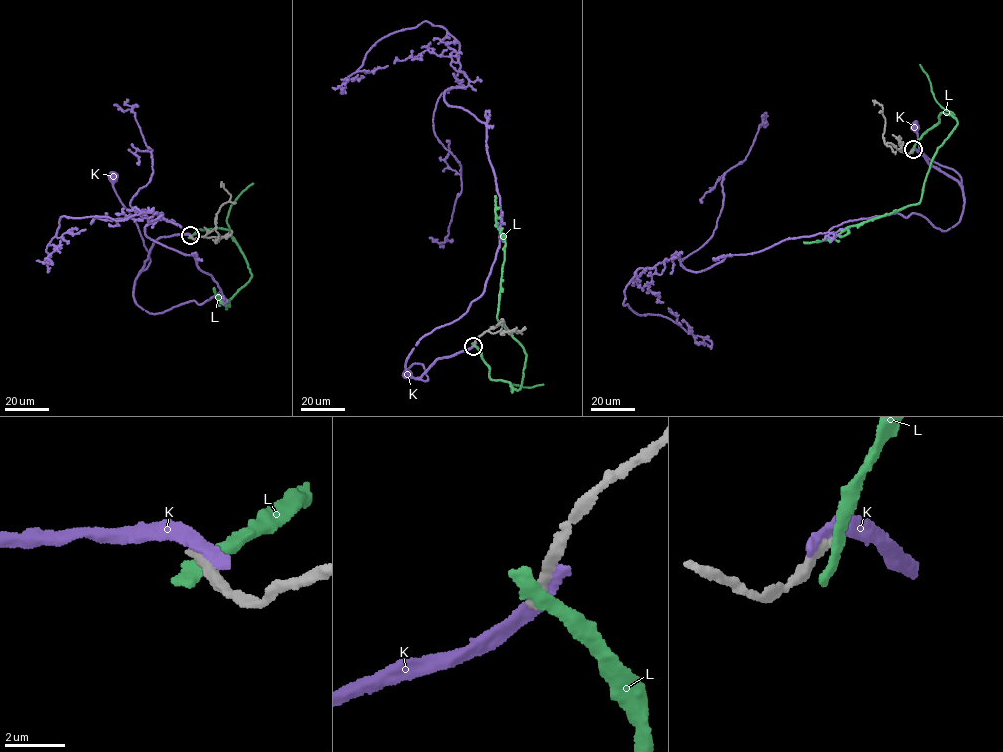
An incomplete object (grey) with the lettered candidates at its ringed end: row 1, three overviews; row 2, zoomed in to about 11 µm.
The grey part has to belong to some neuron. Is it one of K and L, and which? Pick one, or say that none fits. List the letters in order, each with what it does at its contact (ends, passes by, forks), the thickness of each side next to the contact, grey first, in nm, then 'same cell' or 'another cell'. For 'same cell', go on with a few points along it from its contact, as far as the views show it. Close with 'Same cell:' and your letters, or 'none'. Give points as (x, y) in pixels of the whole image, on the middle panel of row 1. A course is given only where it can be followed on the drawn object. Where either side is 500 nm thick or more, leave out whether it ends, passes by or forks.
K: 380/500 nm | another cell
L: it passes by | 320/360 nm | another cell
Same cell: none

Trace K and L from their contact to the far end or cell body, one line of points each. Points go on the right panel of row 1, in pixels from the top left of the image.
K: (911, 150), (916, 150), (931, 165), (961, 184), (958, 174), (928, 158), (918, 148), (915, 127)
L: (913, 150), (937, 124), (939, 114), (956, 118), (931, 162), (918, 203), (848, 226), (836, 237), (803, 242)

